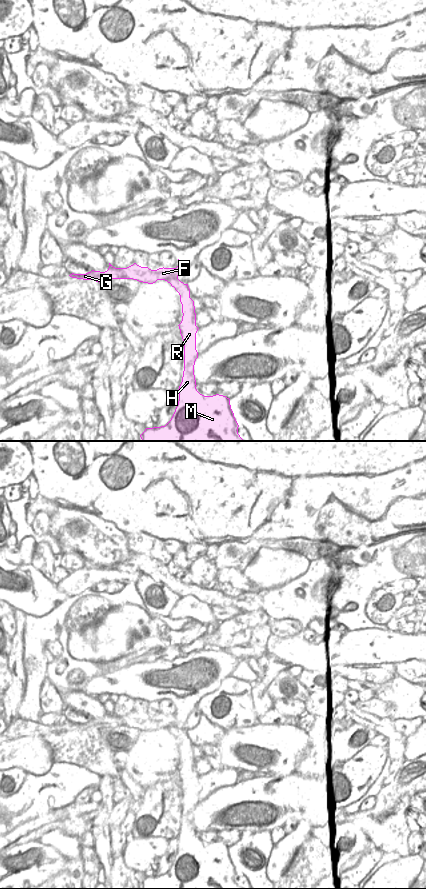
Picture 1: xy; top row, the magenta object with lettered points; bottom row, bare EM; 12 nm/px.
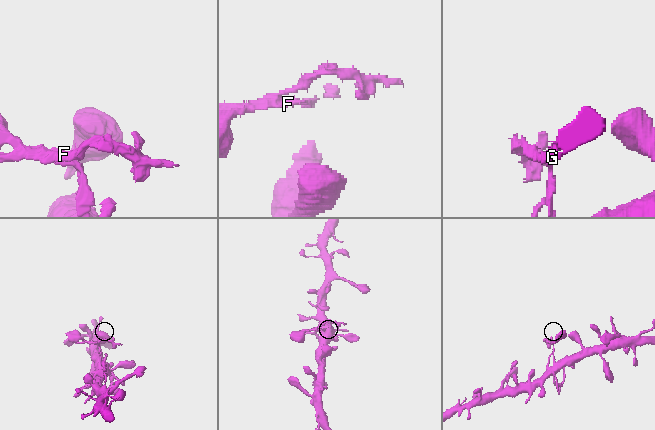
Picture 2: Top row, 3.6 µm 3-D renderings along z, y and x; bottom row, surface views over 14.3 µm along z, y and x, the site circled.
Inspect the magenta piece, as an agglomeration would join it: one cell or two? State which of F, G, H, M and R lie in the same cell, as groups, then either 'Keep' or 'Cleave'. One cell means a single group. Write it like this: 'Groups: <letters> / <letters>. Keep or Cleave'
Groups: F G H M R. Keep

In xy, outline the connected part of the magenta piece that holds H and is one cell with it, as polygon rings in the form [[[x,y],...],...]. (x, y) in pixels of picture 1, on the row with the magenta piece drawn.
[[[179,259],[178,266],[176,268],[159,268],[157,270],[151,270],[148,267],[141,267],[134,263],[133,265],[127,268],[115,268],[109,263],[109,268],[105,272],[94,271],[88,272],[86,274],[70,274],[69,276],[72,278],[83,279],[83,280],[94,280],[99,283],[103,283],[109,279],[133,279],[139,282],[153,284],[157,280],[165,280],[171,284],[172,287],[180,295],[180,302],[182,304],[182,321],[178,325],[180,329],[180,334],[183,339],[184,345],[184,371],[182,382],[179,386],[179,401],[178,405],[175,409],[175,412],[171,418],[171,420],[165,425],[161,427],[153,427],[146,428],[145,431],[140,435],[143,441],[252,441],[252,440],[243,440],[238,434],[238,423],[234,417],[234,413],[231,409],[230,399],[223,395],[213,395],[213,396],[204,396],[200,394],[196,389],[196,380],[194,375],[194,365],[195,361],[198,358],[198,352],[196,350],[196,333],[198,331],[198,327],[196,326],[196,313],[194,301],[190,298],[190,289],[188,284],[184,284],[178,279],[179,275]]]

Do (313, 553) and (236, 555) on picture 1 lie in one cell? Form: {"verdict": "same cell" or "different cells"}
{"verdict": "same cell"}

